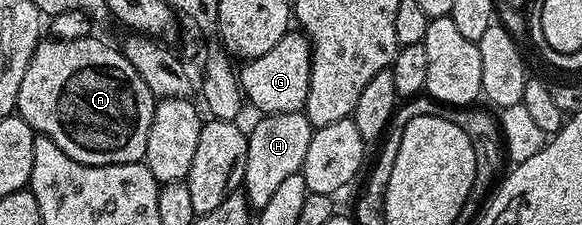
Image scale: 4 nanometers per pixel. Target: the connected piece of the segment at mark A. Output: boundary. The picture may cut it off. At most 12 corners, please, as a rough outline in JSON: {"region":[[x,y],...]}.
{"region":[[38,43],[16,114],[89,166],[145,159],[155,101],[117,45]]}

